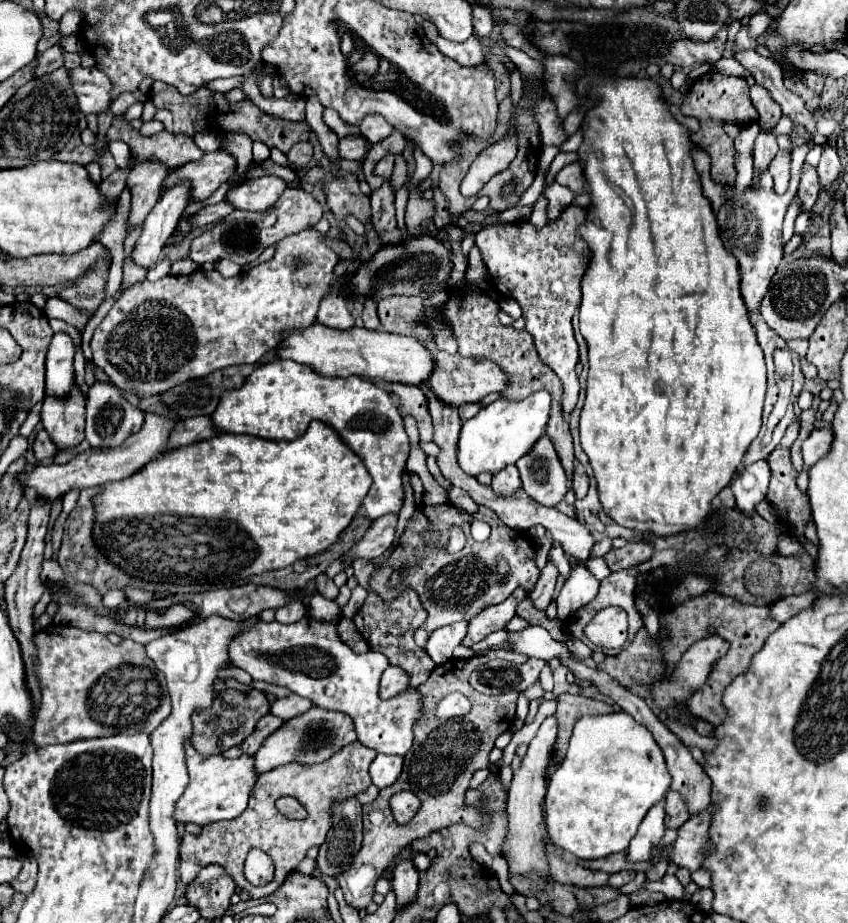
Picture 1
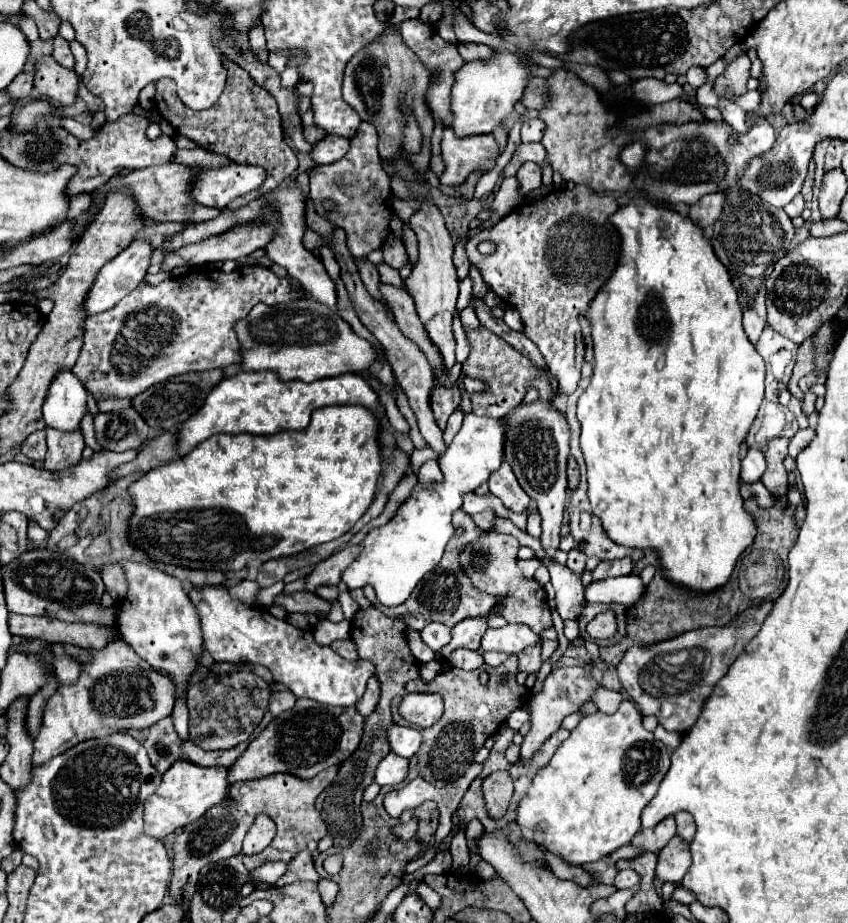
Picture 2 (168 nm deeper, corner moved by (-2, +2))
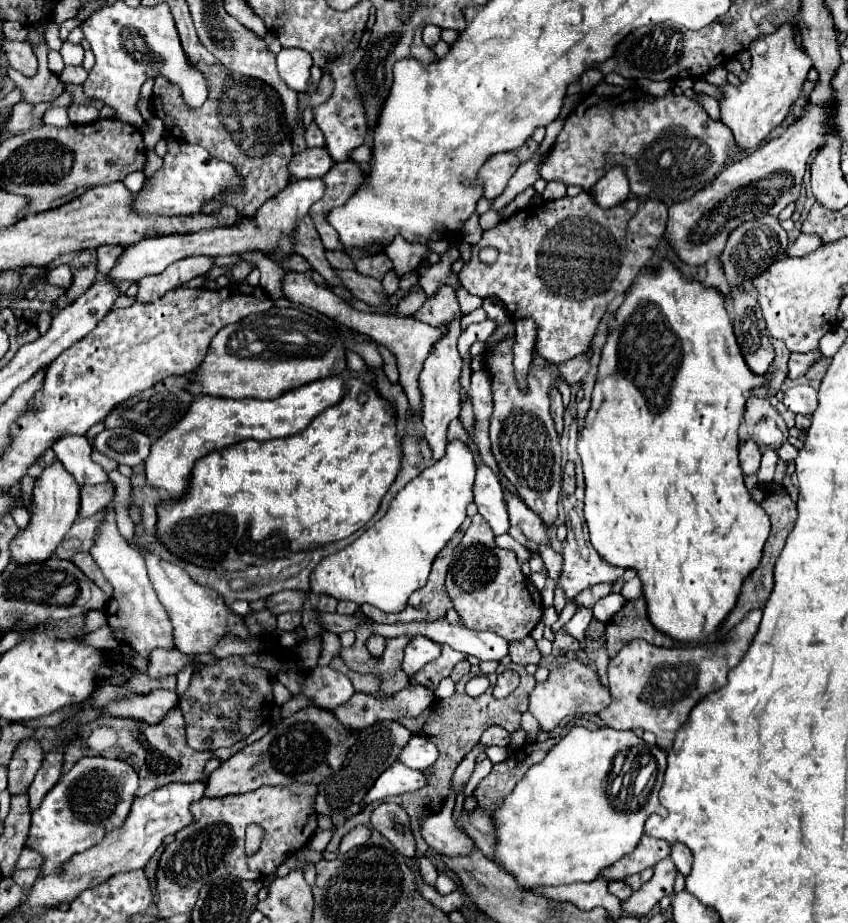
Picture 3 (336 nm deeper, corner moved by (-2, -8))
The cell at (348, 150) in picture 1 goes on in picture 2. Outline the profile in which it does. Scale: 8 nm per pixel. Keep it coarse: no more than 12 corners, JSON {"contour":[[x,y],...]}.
{"contour":[[326,135],[312,145],[314,165],[328,165],[348,153],[350,139]]}

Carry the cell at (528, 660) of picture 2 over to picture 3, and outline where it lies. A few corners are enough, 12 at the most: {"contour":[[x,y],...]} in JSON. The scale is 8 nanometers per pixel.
{"contour":[[532,637],[514,641],[512,663],[538,665],[542,655]]}

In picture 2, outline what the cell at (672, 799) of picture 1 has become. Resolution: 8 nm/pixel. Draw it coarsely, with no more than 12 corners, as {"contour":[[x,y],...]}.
{"contour":[[674,817],[642,829],[630,845],[658,853],[676,835]]}

